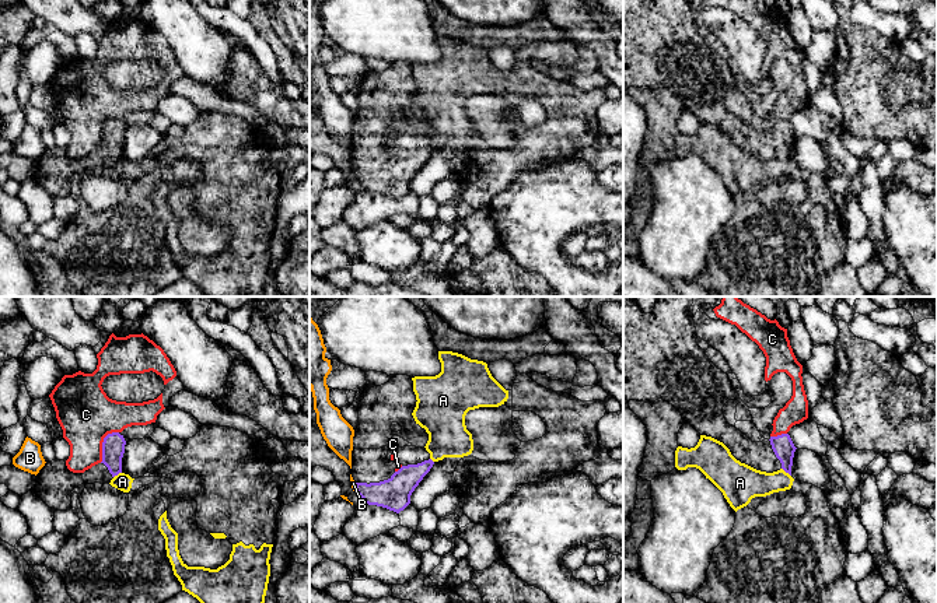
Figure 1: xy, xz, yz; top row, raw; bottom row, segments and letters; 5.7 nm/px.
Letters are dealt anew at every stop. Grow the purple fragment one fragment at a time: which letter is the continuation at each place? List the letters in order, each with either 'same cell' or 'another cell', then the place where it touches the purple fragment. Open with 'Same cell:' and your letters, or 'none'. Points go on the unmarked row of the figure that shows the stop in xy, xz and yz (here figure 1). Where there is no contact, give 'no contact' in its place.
Same cell: none
A: another cell; meets purple in yz at (786, 158)
B: another cell; meets purple in xz at (356, 174)
C: another cell; meets purple in xy at (102, 130)

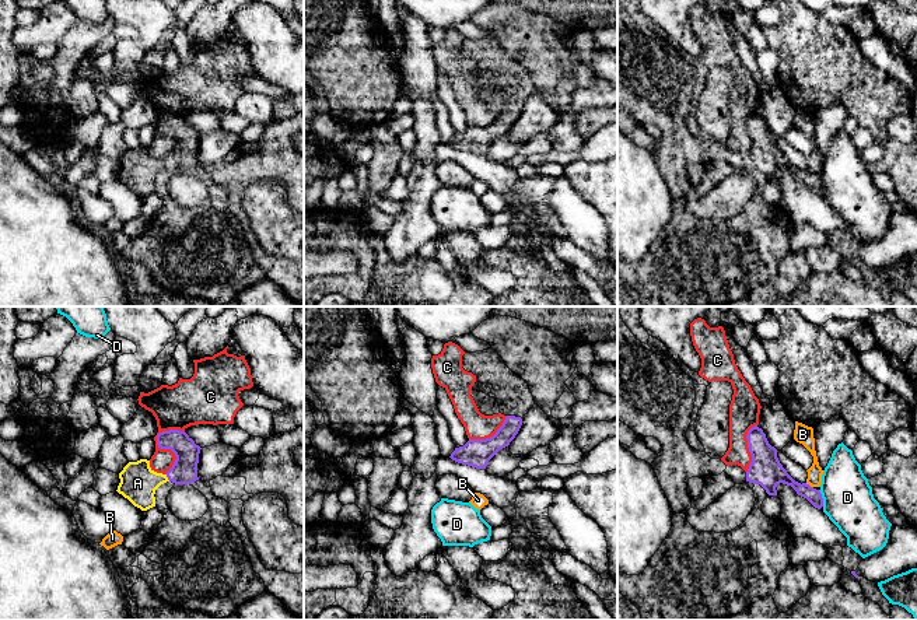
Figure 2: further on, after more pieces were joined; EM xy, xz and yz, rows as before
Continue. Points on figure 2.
Same cell: A
A: same cell; meets purple in xy at (167, 163)
B: another cell; meets purple in yz at (808, 171)
C: another cell; meets purple in xy at (158, 132)
D: another cell; meets purple in yz at (822, 185)

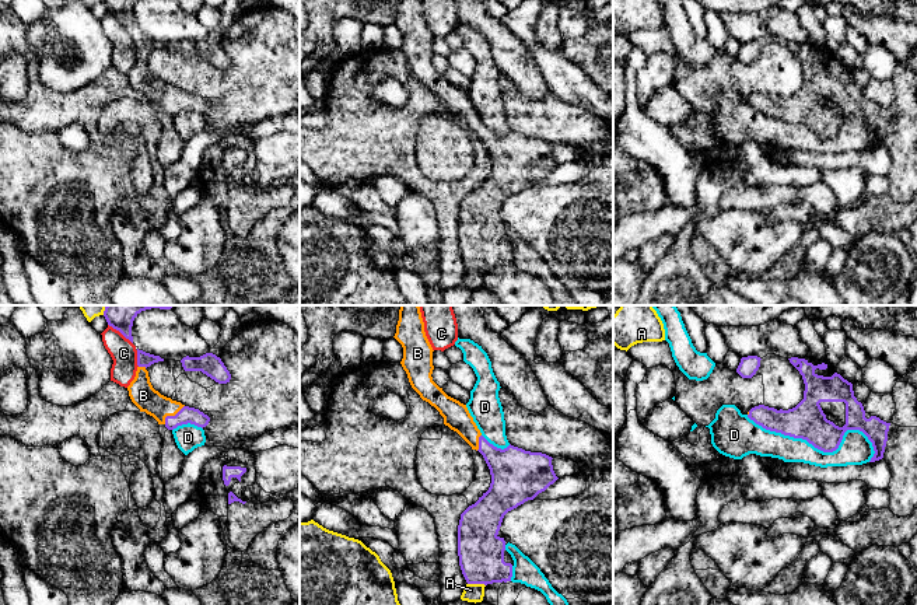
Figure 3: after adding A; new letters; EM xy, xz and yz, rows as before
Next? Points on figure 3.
Same cell: B
A: another cell; meets purple in xz at (476, 269)
B: same cell; meets purple in xy at (171, 102)
C: another cell; meets purple in xy at (121, 18)
D: another cell; meets purple in yz at (818, 135)

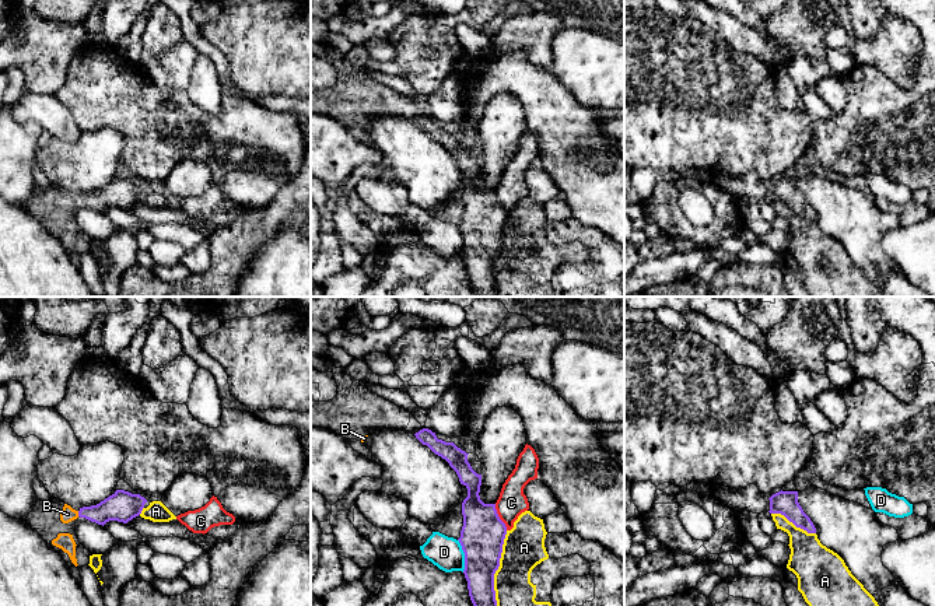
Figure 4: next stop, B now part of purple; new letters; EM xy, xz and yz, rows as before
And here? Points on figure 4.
Same cell: B
A: another cell; meets purple in xz at (497, 255)
B: same cell; meets purple in xy at (79, 200)
C: another cell; meets purple in xz at (498, 203)
D: another cell; meets purple in xz at (465, 242)

